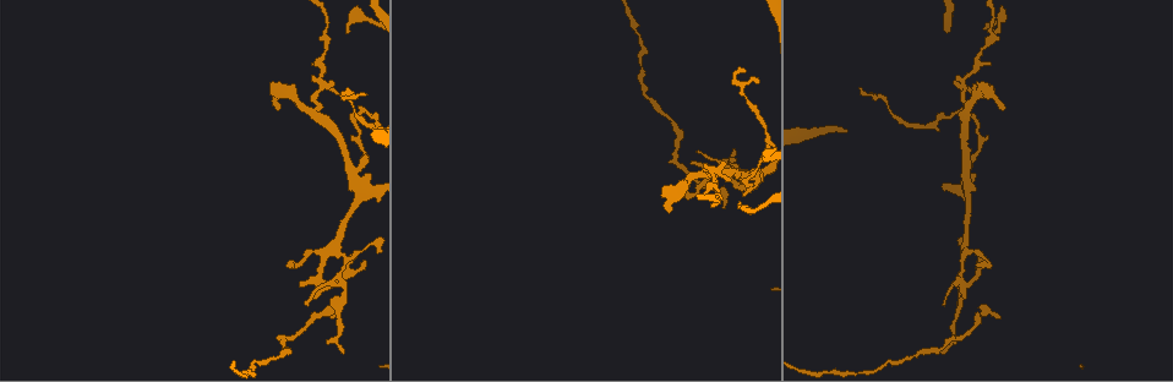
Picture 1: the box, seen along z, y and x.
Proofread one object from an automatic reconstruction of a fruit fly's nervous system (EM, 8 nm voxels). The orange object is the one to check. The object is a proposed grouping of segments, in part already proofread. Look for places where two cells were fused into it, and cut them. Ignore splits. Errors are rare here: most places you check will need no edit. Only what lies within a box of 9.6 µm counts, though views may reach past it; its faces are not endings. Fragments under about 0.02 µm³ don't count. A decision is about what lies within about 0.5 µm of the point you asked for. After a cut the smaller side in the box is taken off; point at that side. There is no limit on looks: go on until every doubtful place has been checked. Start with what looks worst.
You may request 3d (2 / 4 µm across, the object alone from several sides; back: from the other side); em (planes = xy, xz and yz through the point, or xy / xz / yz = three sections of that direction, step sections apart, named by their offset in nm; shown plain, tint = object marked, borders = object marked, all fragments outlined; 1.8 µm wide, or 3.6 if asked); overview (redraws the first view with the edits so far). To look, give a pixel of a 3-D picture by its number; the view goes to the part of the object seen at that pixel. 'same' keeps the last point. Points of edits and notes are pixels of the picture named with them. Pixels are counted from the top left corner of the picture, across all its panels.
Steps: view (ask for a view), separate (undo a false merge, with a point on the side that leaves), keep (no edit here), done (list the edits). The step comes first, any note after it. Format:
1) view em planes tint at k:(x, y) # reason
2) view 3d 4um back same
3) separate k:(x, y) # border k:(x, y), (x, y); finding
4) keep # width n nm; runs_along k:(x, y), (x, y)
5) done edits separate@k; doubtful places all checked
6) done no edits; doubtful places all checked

view 3d 4um at 1:(352, 166) # four arms meet

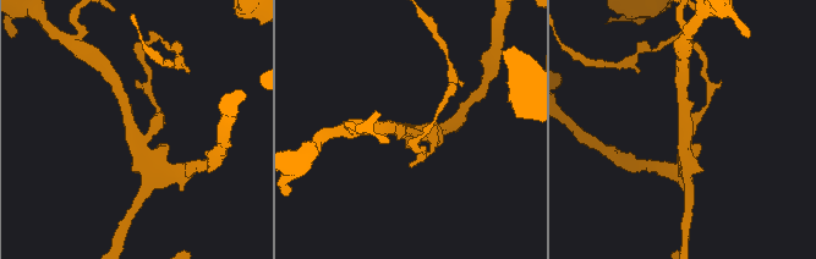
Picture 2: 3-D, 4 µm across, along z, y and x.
view em planes tint at 2:(407, 129) # shape alone is not enough

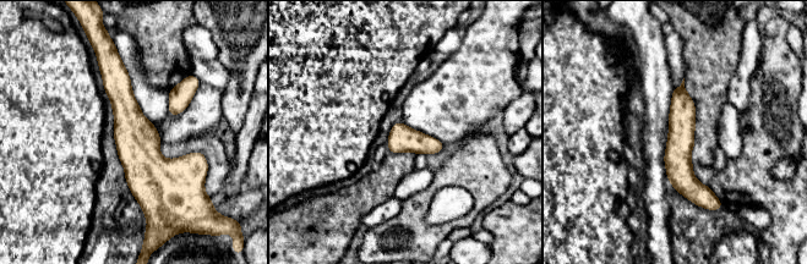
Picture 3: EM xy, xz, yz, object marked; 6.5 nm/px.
keep # width 180 nm; all the same cell

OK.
view 3d 4um at 1:(703, 173) # three arms meet

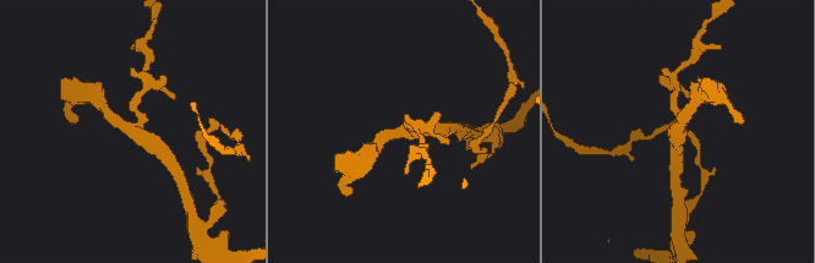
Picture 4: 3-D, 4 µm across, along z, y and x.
view em xz step 8 tint at 4:(680, 129)

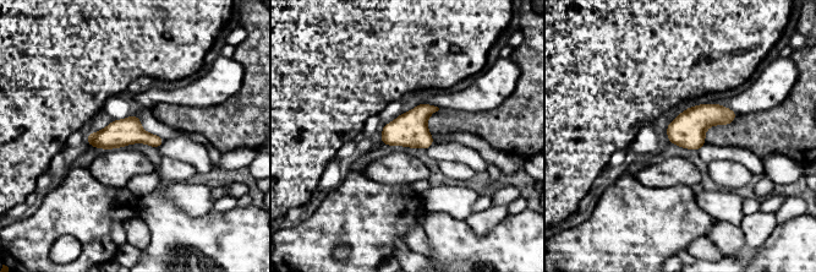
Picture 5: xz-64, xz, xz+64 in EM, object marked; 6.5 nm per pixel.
view em planes tint same

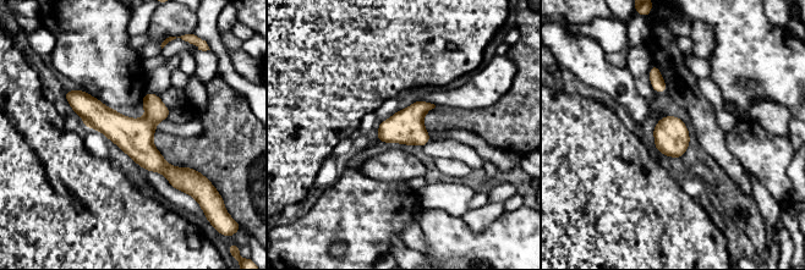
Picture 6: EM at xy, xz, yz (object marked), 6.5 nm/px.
keep # runs_along 6:(69, 94), (186, 180); one cell here

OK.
view em planes tint at 1:(963, 243) # a fork

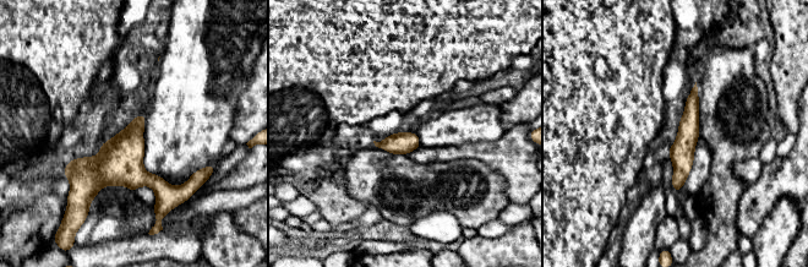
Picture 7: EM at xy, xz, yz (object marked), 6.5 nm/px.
keep # runs_along 7:(694, 91), (676, 188); one cell here

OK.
view 3d 2um at 1:(320, 282) # abrupt turn

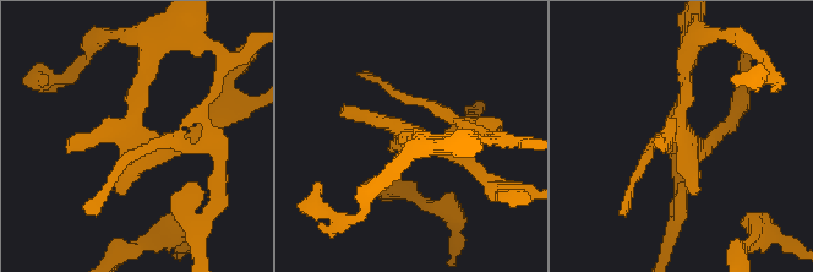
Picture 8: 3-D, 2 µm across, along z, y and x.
view em xy step 4 plain at 8:(691, 147)

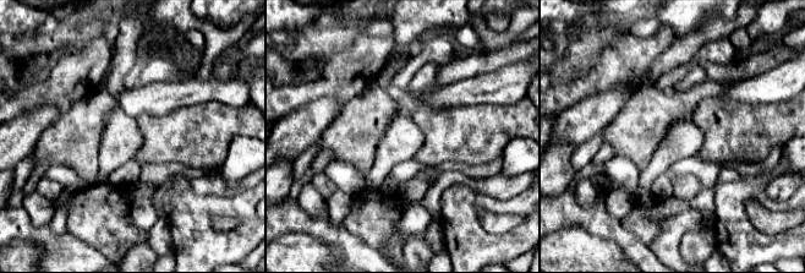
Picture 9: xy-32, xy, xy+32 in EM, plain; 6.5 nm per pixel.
view em xy step 4 tint same

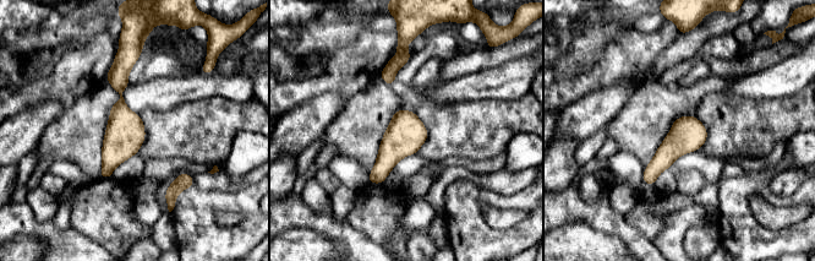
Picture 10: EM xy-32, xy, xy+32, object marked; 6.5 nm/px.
keep # width 240 nm; runs_along 10:(127, 58), (120, 143), (103, 174); one cell here

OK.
done no edits; doubtful places all checked

